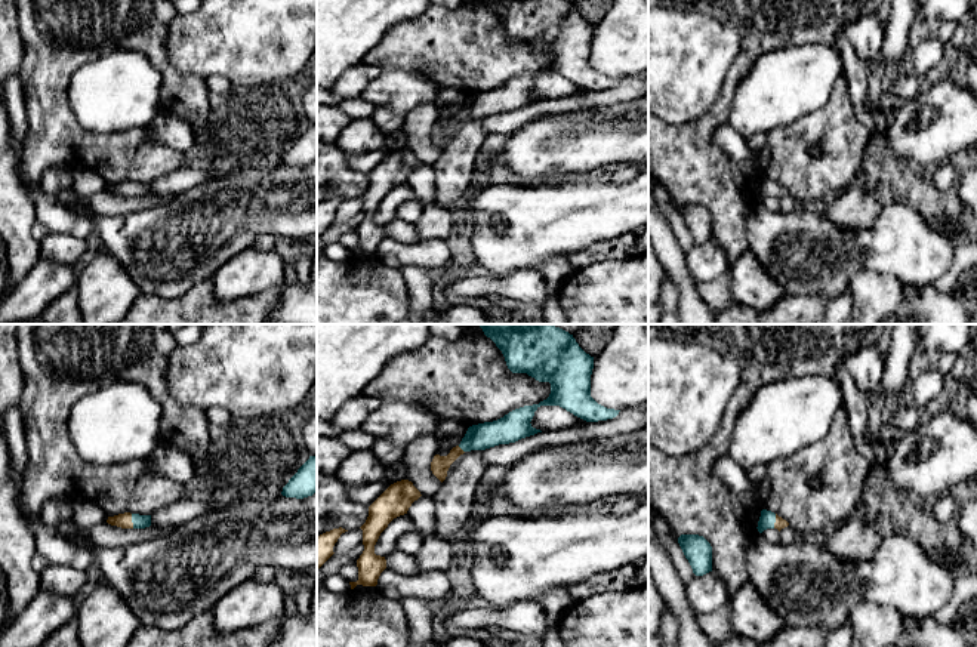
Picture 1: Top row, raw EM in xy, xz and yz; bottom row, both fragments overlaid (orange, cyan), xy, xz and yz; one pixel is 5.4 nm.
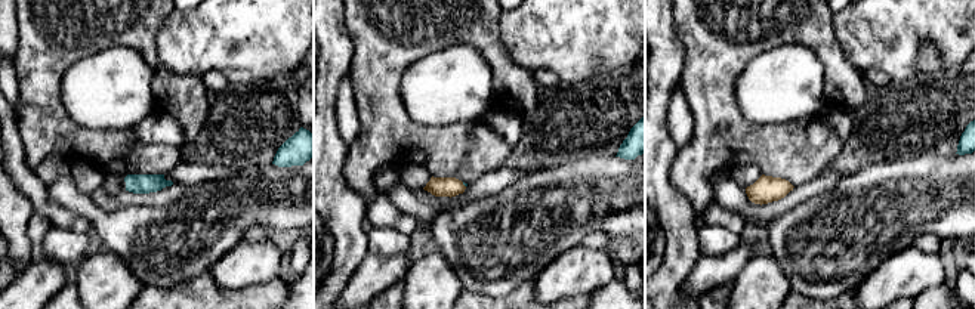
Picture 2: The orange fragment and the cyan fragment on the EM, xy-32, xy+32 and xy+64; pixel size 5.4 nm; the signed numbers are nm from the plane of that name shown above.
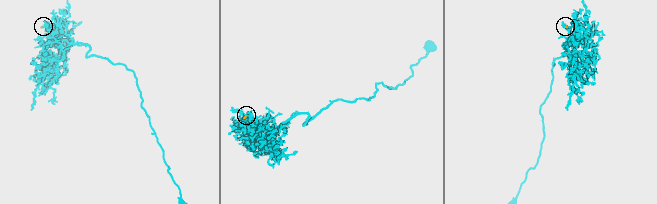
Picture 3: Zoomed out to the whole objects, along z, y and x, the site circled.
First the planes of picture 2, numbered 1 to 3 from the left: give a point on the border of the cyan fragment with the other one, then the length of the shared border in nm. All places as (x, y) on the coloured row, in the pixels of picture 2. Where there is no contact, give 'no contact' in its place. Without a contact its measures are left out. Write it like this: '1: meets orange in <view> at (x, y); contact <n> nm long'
1: no contact
2: meets orange in xy+32 at (463, 185); contact 40 nm long
3: no contact

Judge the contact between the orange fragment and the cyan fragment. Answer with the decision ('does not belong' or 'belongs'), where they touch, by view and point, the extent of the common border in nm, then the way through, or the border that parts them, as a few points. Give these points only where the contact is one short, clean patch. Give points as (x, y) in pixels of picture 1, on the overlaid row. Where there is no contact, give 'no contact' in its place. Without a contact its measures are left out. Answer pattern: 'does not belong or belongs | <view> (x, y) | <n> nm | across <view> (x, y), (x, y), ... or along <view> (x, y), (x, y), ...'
belongs | xy (131, 521) | 80 nm | across xy (122, 520), (131, 521), (139, 521)

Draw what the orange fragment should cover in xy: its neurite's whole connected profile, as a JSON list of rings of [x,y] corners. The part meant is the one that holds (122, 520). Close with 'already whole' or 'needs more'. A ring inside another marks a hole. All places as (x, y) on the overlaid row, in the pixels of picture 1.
[[[124,512],[108,517],[107,523],[121,529],[145,529],[151,526],[151,515]]] | needs more

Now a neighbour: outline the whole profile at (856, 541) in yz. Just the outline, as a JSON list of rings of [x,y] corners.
[[[850,517],[827,532],[827,551],[844,561],[864,563],[876,552],[882,536],[864,518]]]

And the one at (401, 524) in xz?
[[[407,514],[394,518],[388,524],[388,527],[380,533],[375,545],[375,554],[380,557],[386,557],[395,549],[397,540],[404,533],[414,532],[414,530],[416,530],[416,526]]]

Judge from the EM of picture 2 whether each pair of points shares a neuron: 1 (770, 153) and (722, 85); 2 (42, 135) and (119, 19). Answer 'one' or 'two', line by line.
1: one
2: one

